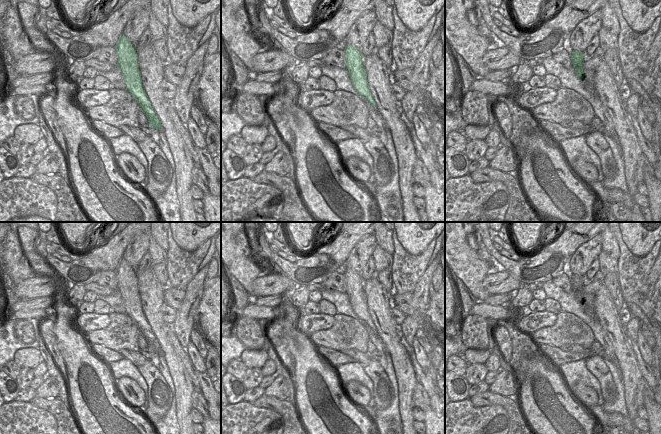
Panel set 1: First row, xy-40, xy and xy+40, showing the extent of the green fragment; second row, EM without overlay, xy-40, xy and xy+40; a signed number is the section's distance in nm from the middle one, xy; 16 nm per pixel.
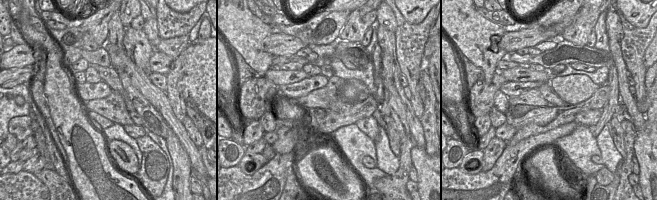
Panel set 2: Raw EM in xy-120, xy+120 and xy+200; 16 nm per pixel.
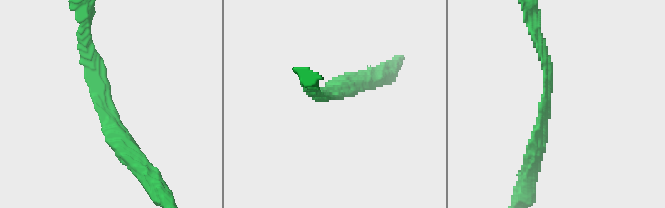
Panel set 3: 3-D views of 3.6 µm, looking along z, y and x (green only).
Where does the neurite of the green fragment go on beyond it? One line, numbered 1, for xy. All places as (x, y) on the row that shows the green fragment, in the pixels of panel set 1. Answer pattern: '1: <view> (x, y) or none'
1: none

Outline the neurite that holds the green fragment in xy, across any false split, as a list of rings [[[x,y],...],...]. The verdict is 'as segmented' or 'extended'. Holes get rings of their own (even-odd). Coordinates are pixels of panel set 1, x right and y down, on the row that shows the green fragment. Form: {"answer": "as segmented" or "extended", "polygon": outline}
{"answer": "as segmented", "polygon": [[[347,44],[344,49],[346,59],[346,70],[349,73],[354,89],[363,96],[368,103],[376,107],[367,83],[367,73],[363,65],[363,55],[360,50]]]}

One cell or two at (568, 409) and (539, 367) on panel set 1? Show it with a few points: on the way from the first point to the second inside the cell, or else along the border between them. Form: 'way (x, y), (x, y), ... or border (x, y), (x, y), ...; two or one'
way (563, 399), (562, 393), (546, 377); one

